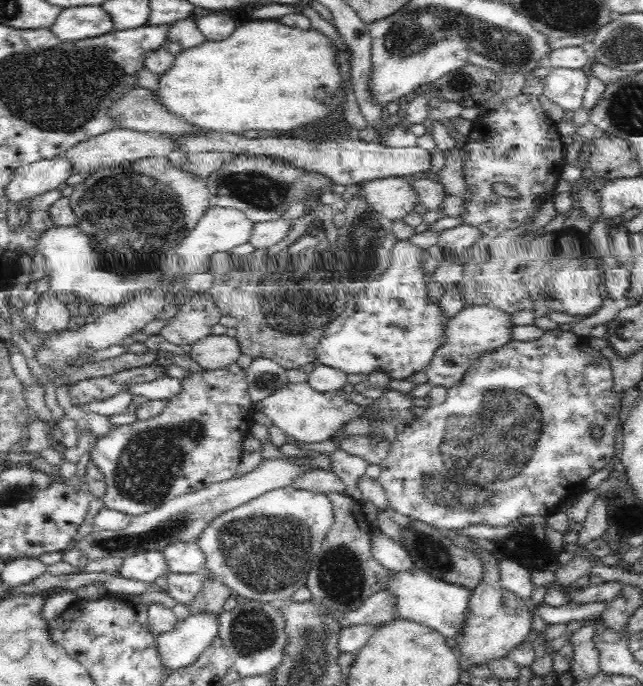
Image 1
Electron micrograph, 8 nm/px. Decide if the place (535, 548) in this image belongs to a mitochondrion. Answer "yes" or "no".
no

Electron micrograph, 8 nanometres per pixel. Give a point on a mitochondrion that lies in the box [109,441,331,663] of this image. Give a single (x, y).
(264, 552)

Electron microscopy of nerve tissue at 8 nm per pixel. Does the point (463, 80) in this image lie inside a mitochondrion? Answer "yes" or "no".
yes

